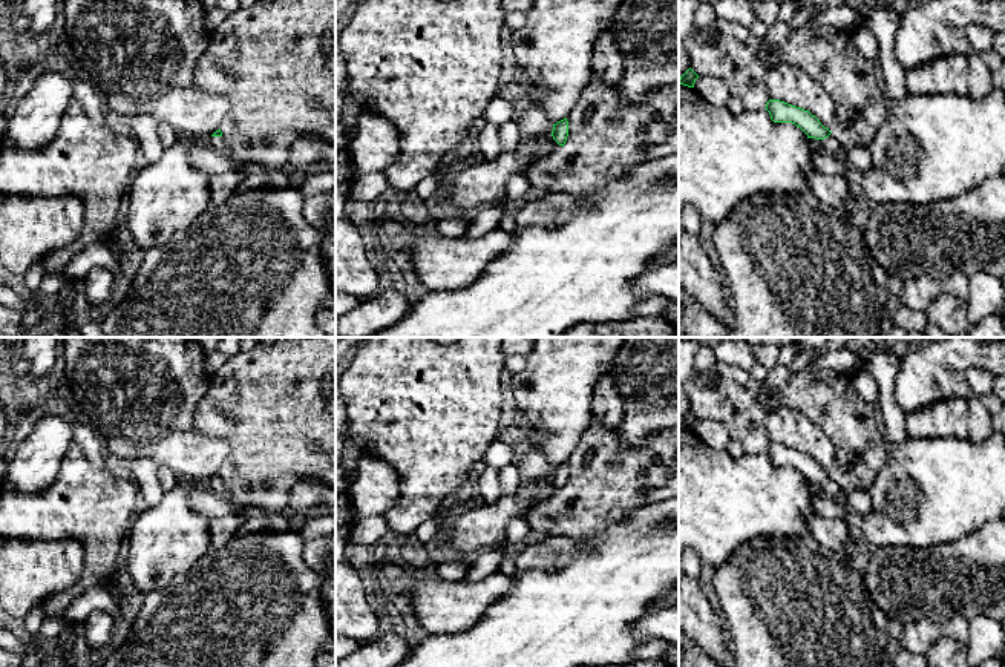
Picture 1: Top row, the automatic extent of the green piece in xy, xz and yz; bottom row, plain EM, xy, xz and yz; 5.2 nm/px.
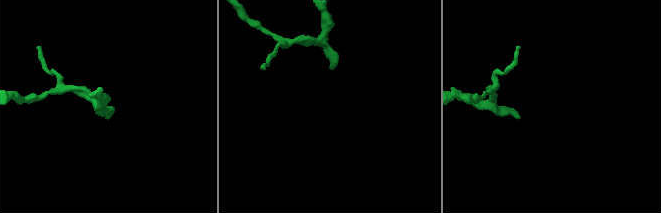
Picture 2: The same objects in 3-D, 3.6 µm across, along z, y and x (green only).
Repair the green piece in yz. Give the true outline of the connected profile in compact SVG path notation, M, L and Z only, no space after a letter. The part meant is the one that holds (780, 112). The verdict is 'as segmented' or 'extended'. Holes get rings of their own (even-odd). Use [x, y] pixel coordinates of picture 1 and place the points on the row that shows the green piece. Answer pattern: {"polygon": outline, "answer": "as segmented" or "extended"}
{"polygon": "M769 100L764 109L769 112L774 123L792 123L800 127L807 135L807 138L821 140L824 149L835 158L841 158L846 153L835 135L809 110L780 100Z", "answer": "extended"}

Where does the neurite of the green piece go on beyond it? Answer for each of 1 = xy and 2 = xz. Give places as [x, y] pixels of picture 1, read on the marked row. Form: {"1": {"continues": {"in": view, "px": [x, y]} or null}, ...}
{"1": {"continues": {"in": "xy", "px": [218, 143]}}, "2": {"continues": null}}

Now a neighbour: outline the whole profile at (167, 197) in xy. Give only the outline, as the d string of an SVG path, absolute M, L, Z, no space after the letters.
M179 136L158 163L135 172L130 181L127 228L144 251L167 244L211 207L210 175L192 164L196 143Z

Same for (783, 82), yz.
M780 63L766 69L764 86L769 100L780 100L815 115L829 130L835 126L835 106L824 87L803 69Z

